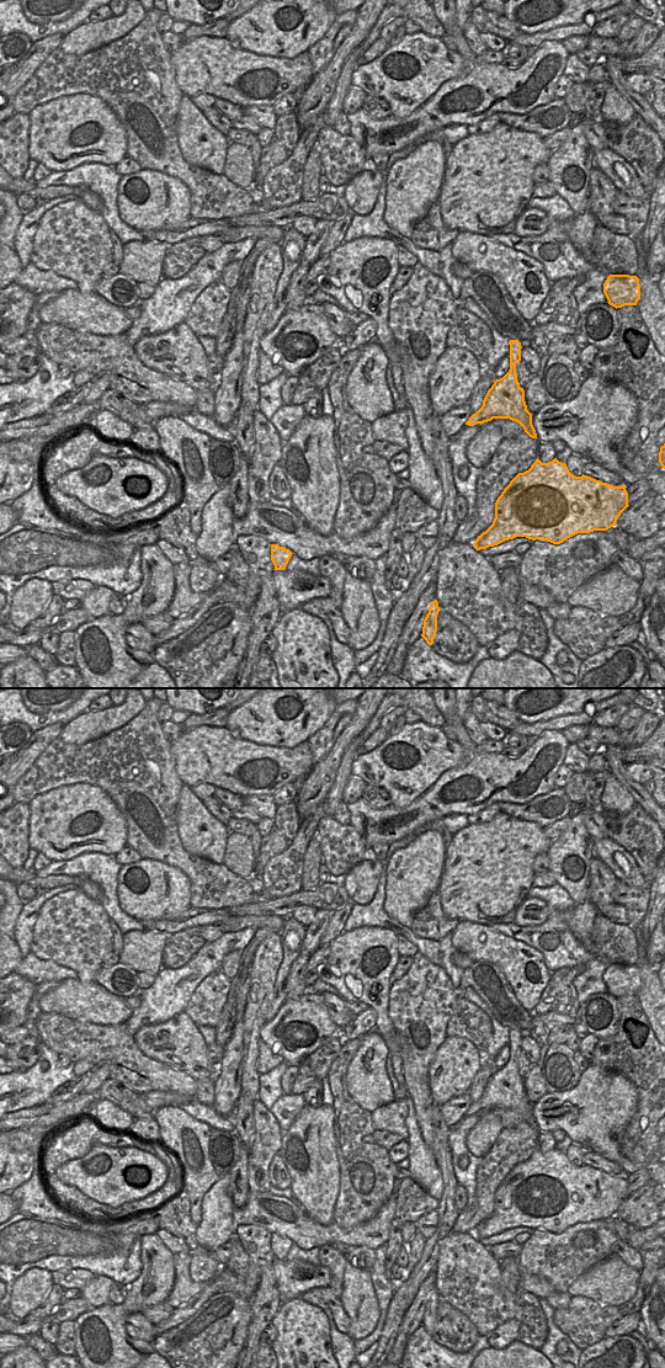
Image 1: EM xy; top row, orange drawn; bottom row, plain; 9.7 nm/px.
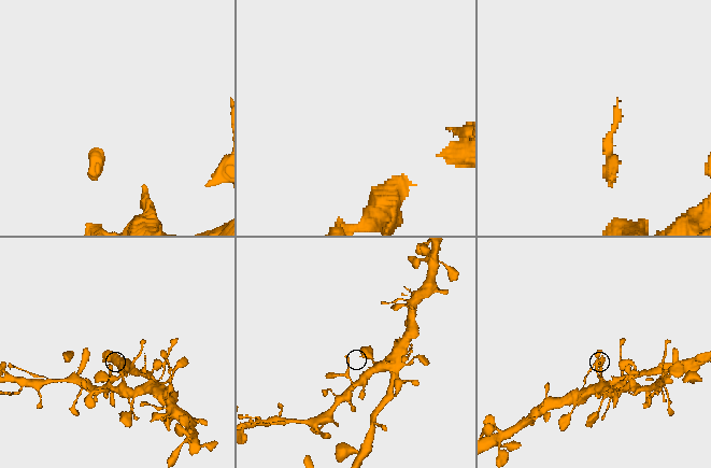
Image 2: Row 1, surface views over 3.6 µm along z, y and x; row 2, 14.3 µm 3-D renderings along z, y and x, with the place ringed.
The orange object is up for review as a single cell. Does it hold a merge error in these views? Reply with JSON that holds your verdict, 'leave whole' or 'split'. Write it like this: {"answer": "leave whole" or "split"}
{"answer": "leave whole"}

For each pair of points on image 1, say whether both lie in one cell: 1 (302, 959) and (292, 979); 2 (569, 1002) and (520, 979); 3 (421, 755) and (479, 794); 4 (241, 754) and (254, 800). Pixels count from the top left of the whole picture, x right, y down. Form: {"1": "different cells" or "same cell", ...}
{"1": "same cell", "2": "different cells", "3": "different cells", "4": "different cells"}

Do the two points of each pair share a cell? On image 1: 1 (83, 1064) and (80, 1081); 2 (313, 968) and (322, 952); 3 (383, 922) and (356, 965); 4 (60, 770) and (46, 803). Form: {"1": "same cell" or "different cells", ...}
{"1": "different cells", "2": "same cell", "3": "different cells", "4": "different cells"}

